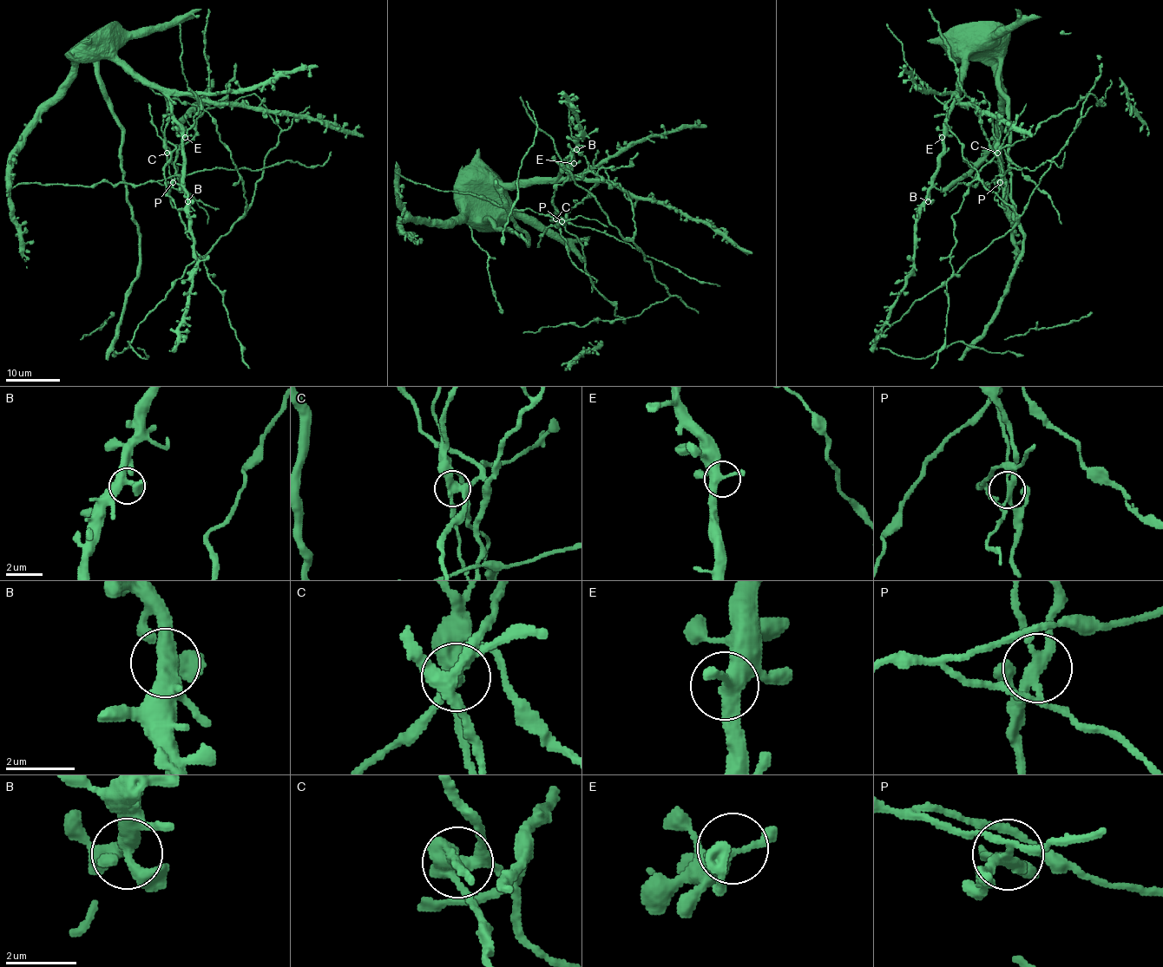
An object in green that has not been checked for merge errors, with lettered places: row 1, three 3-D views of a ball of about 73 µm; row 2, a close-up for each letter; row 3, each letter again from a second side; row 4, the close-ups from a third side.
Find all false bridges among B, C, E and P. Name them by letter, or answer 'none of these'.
C, P

